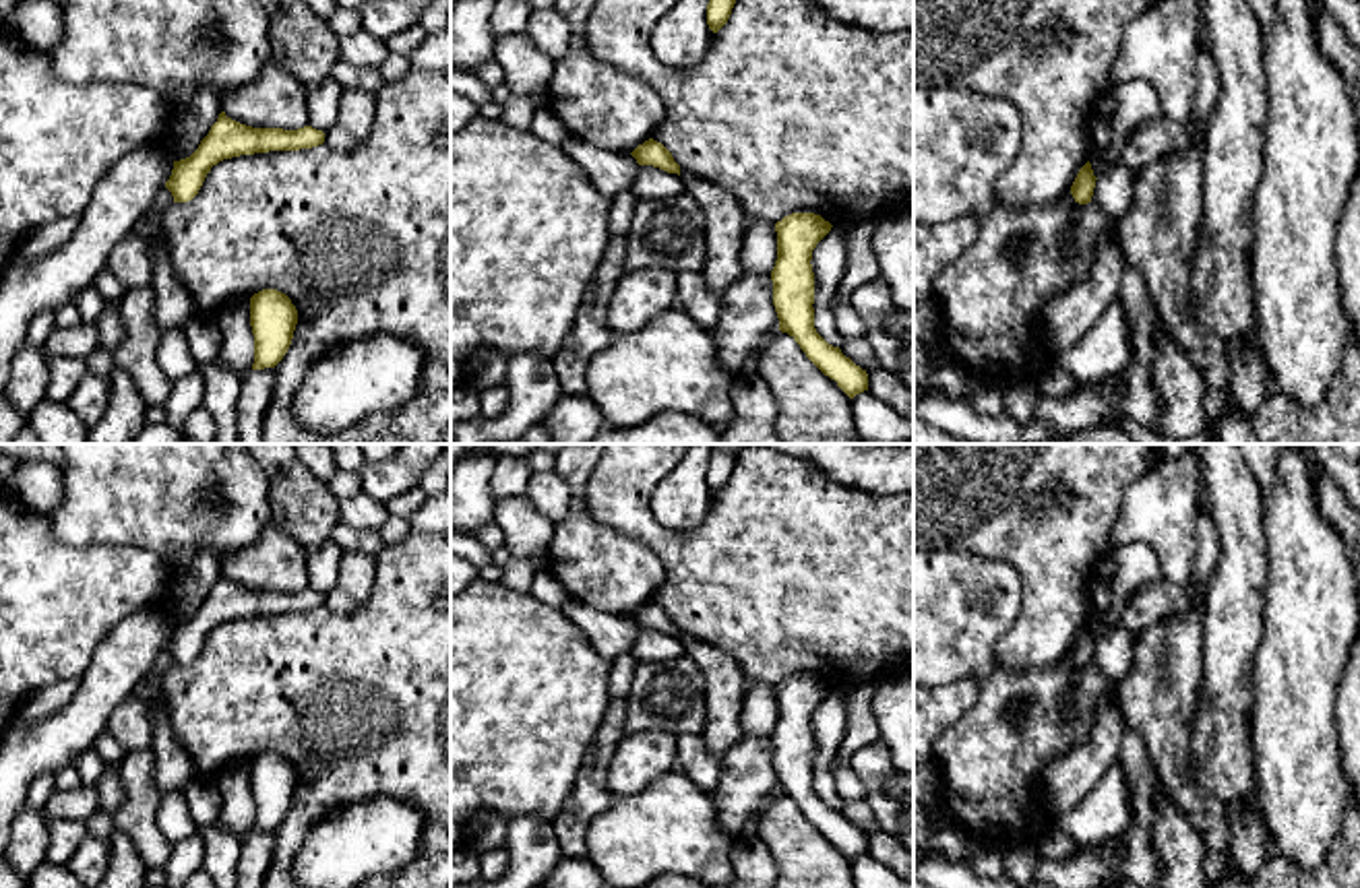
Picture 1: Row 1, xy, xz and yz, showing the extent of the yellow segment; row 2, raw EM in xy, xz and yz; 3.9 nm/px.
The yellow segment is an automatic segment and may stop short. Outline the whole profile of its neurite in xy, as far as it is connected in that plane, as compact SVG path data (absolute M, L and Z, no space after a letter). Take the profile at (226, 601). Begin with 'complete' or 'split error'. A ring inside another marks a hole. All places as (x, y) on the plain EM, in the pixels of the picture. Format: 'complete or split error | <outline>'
complete | M221 574L198 611L190 620L174 624L165 651L172 655L174 665L188 665L198 657L211 630L223 622L269 613L300 613L322 605L324 595L312 589L298 593L252 591Z

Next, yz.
complete | M1087 624L1079 632L1079 636L1077 636L1077 640L1075 640L1073 648L1071 648L1071 657L1073 657L1075 665L1079 665L1079 667L1091 665L1095 642L1098 640L1093 638L1091 626Z

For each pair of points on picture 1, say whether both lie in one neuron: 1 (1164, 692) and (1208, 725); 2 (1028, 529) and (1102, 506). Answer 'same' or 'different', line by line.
1: different
2: same

